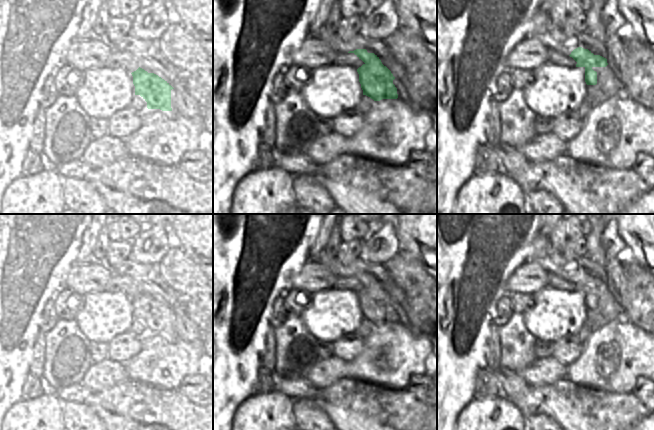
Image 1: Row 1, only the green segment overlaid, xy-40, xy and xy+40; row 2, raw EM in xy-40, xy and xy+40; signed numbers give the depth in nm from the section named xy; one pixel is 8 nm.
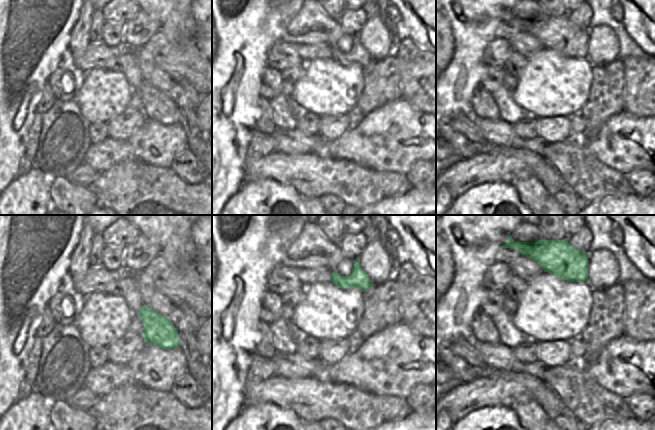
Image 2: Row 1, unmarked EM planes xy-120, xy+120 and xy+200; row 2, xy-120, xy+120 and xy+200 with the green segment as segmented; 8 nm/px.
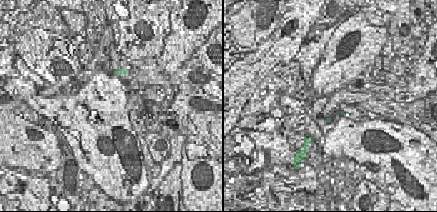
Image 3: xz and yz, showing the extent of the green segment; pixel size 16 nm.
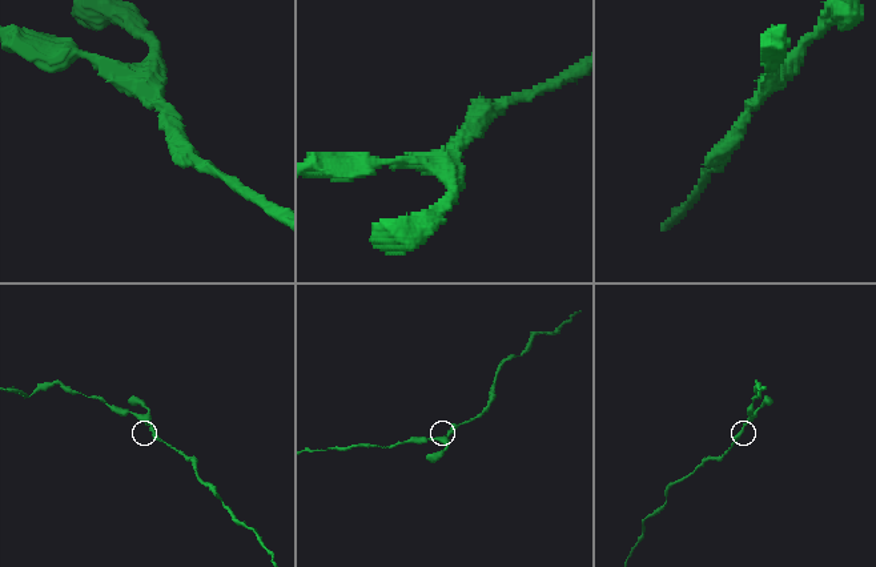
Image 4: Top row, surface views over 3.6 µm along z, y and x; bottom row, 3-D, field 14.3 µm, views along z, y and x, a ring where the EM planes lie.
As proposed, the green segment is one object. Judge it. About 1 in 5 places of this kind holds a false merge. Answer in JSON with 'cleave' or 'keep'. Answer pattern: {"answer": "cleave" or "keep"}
{"answer": "keep"}

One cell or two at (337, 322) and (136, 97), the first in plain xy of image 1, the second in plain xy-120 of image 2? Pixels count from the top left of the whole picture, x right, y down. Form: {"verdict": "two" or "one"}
{"verdict": "two"}

